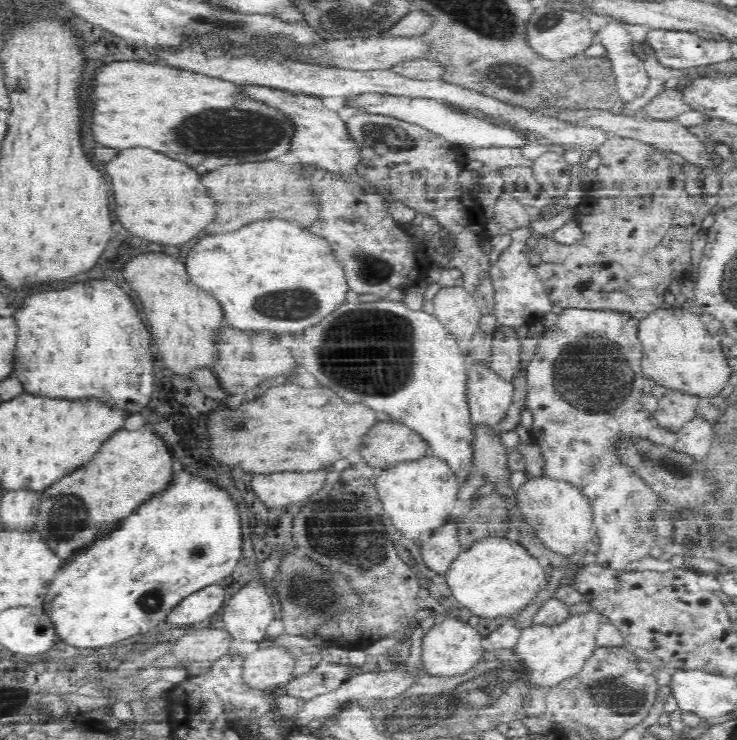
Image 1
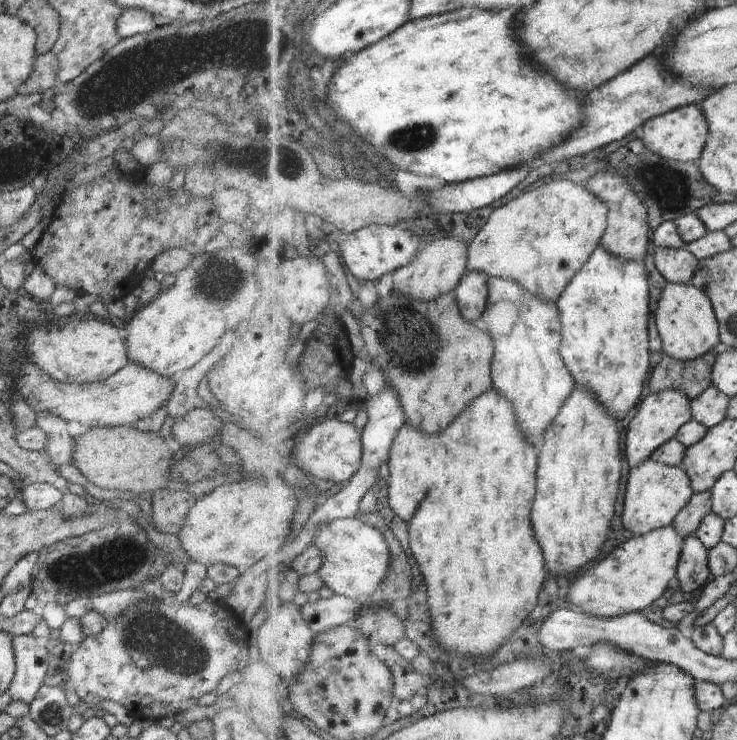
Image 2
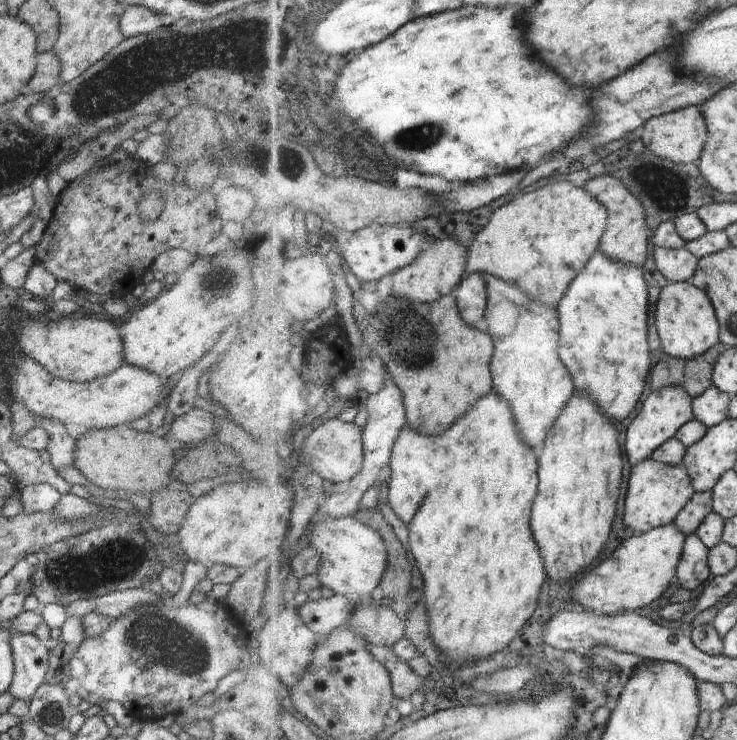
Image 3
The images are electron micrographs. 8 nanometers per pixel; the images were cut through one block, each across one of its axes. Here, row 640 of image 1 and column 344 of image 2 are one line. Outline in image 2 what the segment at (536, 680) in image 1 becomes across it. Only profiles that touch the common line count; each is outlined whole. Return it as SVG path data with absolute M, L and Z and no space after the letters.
M358 517L336 519L318 529L315 544L325 552L325 561L319 573L336 594L353 599L376 596L391 567L389 542L380 529Z

